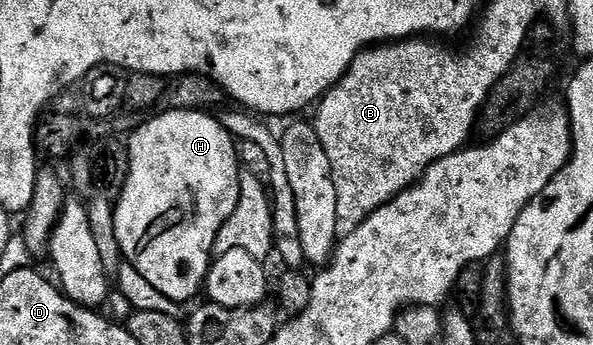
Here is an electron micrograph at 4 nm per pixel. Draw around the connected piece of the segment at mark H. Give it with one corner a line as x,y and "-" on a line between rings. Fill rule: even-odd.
163,110
155,115
130,133
131,144
126,145
129,178
113,208
116,236
122,259
132,264
145,282
161,290
164,300
186,305
187,300
204,291
217,234
233,210
237,210
241,171
239,150
237,140
227,132
222,119
215,117
214,120
210,111

